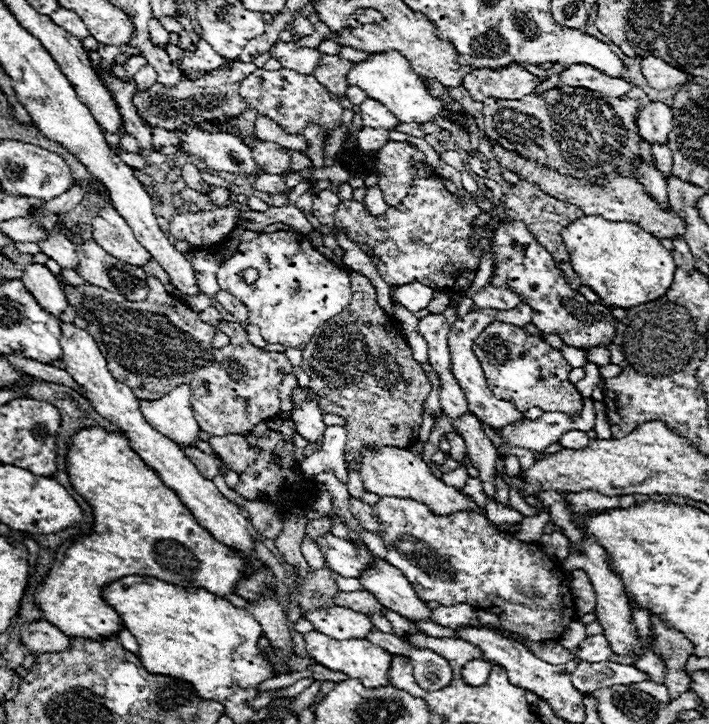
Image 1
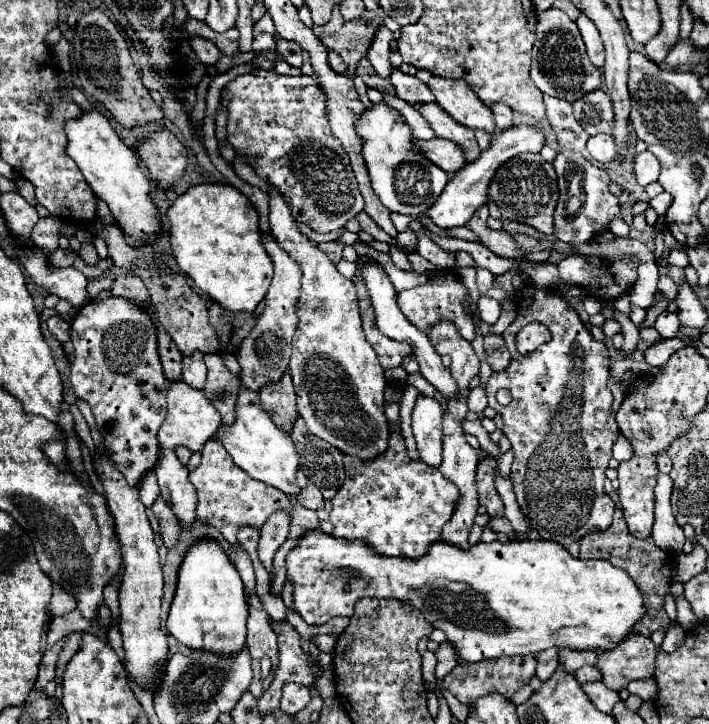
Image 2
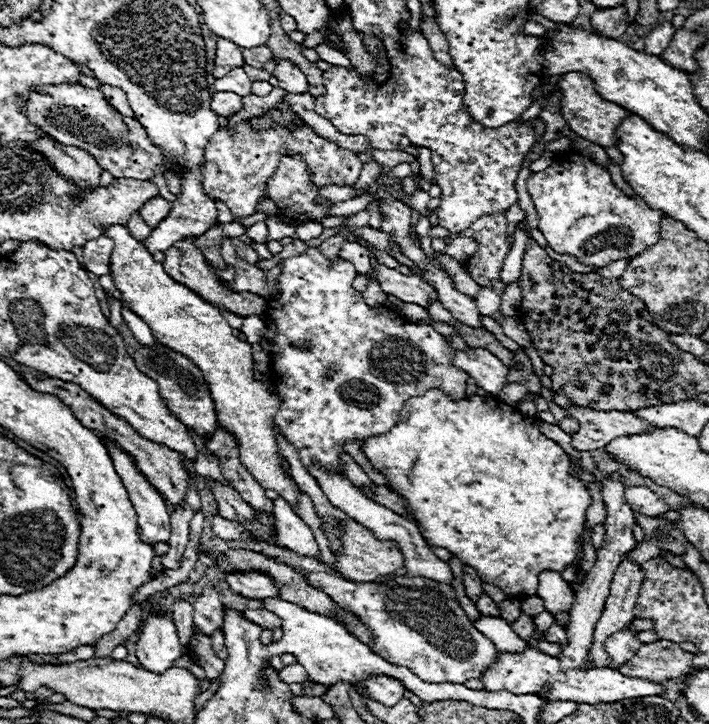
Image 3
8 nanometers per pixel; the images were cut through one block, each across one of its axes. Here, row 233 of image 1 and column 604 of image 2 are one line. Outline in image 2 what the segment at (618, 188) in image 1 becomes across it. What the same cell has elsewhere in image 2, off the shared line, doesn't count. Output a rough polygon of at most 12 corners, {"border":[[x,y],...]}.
{"border":[[642,634],[598,652],[602,684],[622,690],[654,674],[656,646]]}

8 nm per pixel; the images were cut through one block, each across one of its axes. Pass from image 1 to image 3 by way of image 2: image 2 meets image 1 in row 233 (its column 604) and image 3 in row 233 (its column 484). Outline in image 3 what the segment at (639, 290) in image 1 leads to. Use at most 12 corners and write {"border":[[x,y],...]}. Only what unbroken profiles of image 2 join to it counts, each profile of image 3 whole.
{"border":[[568,152],[528,178],[558,254],[604,268],[660,236],[658,210]]}

